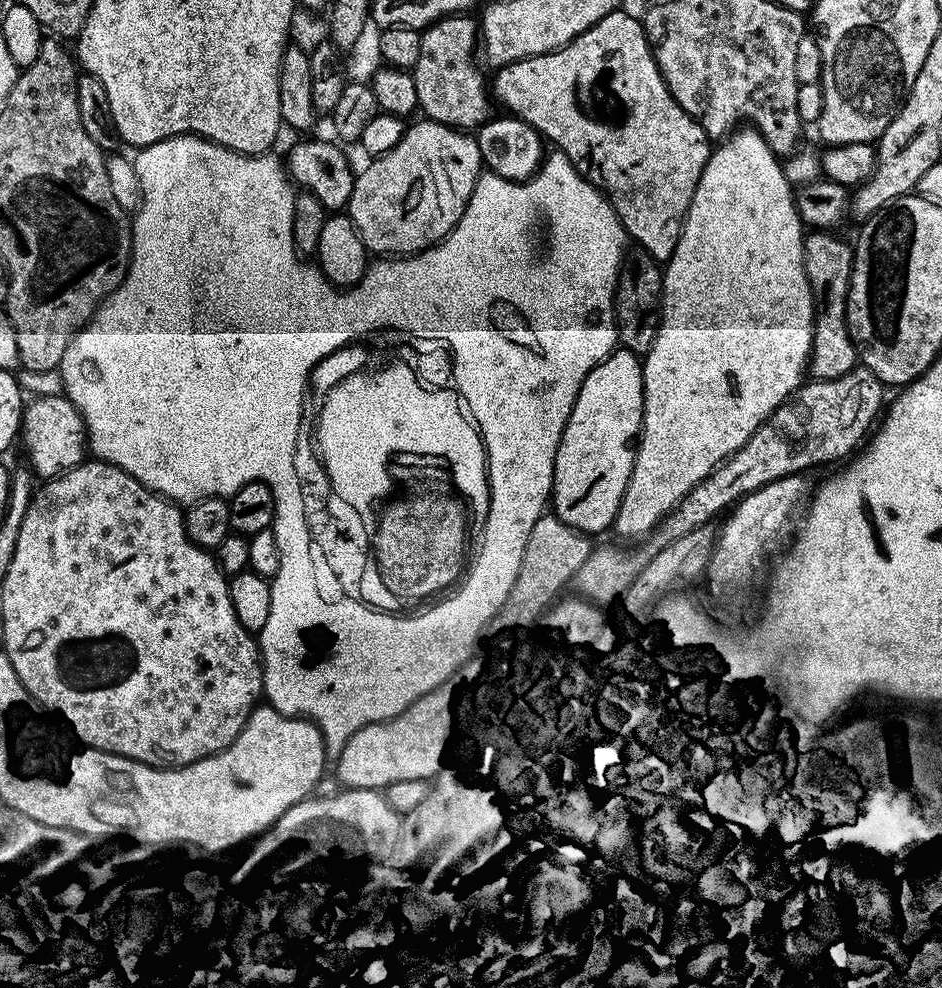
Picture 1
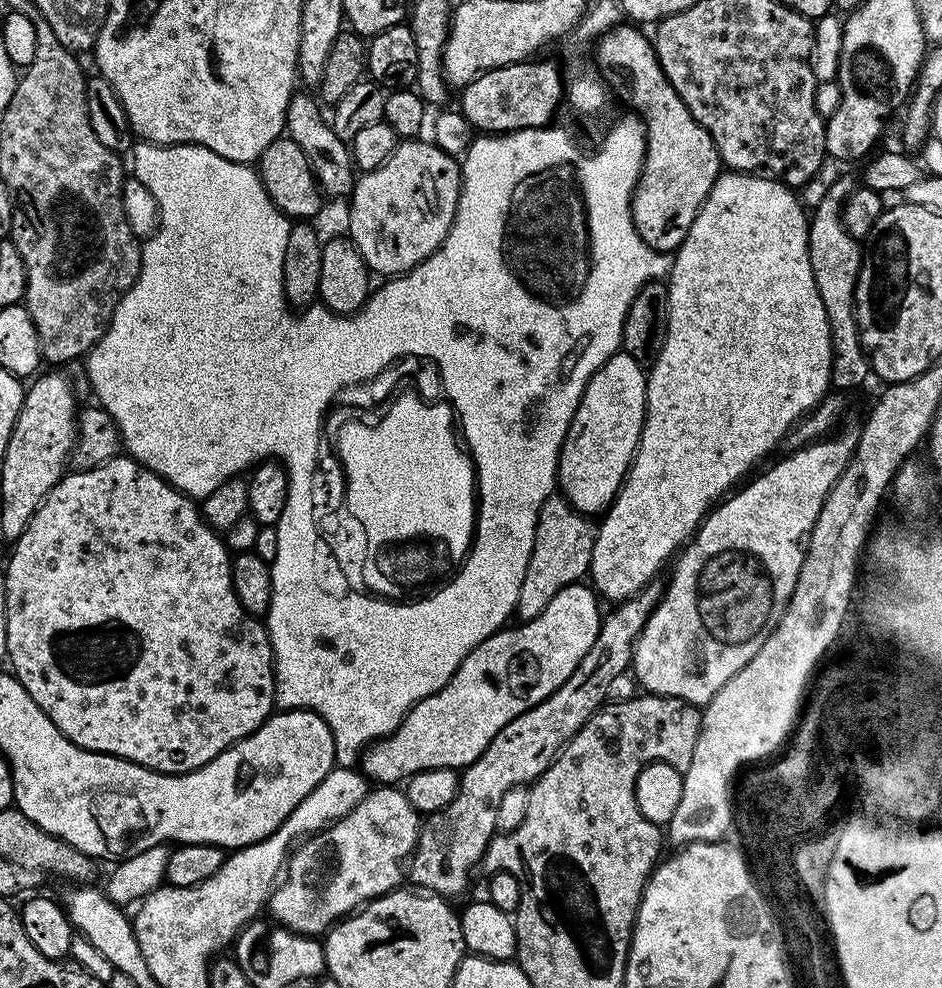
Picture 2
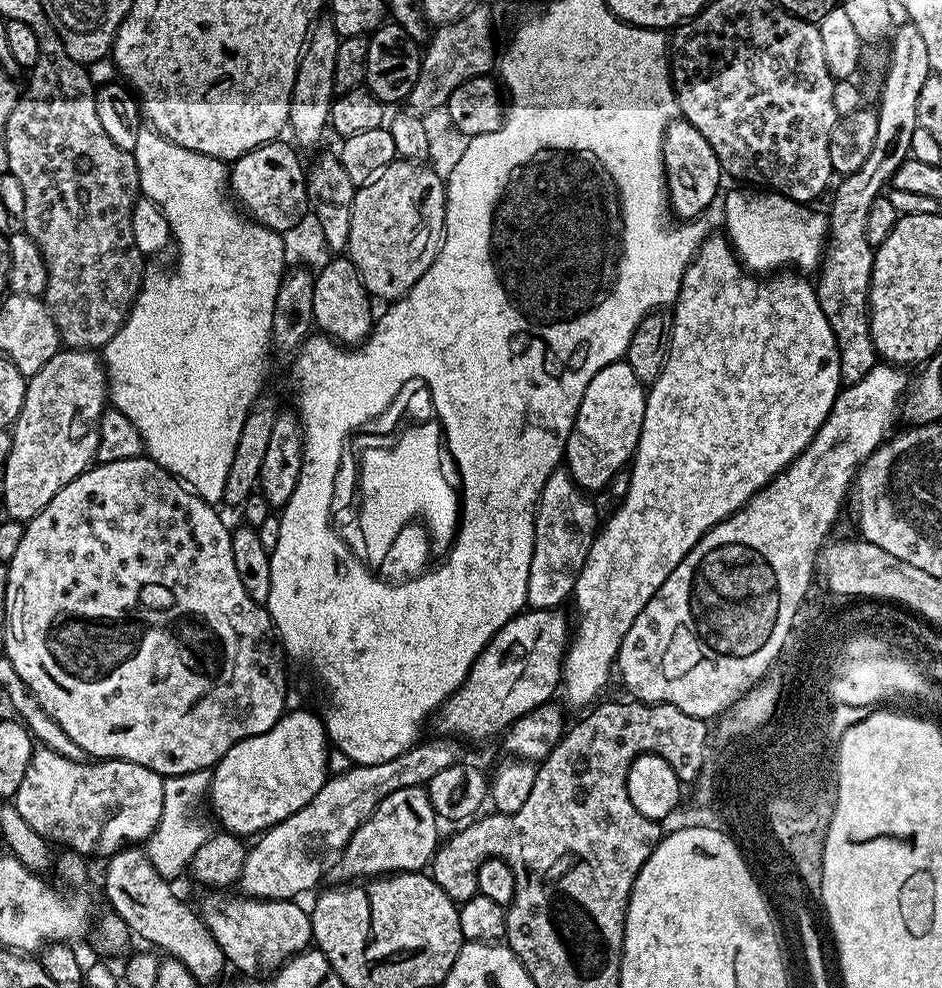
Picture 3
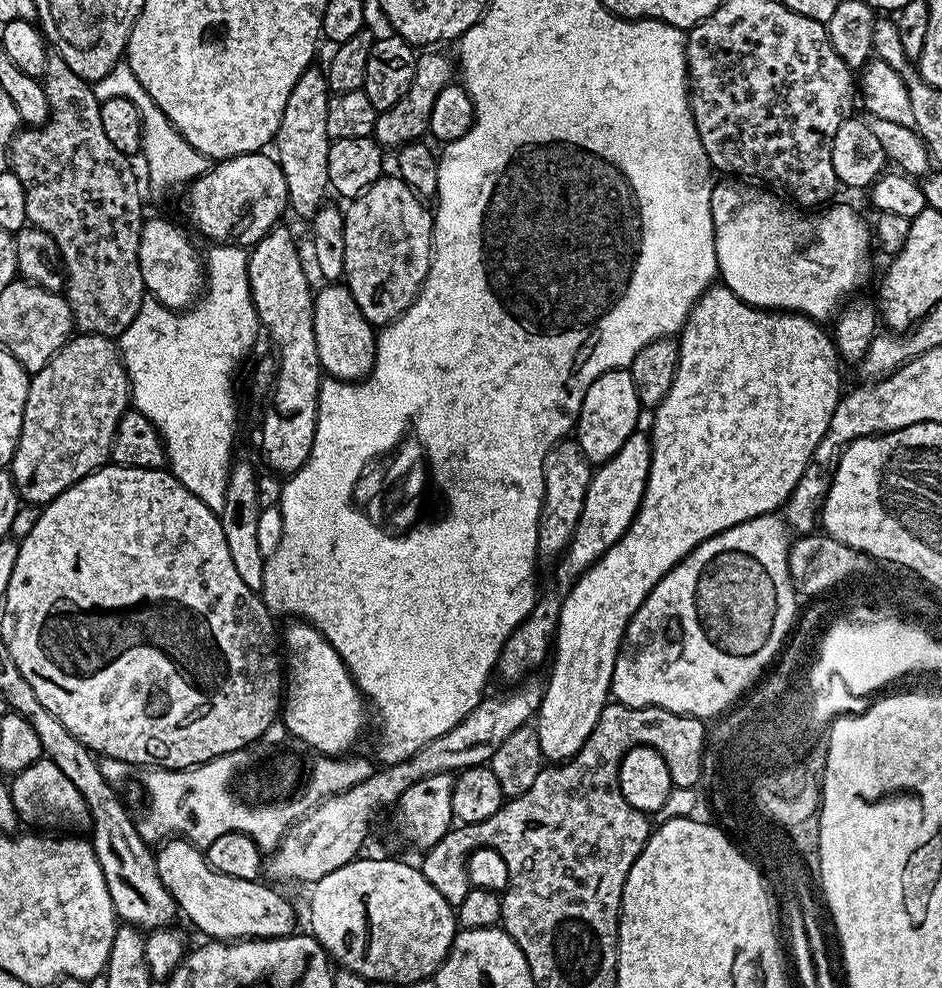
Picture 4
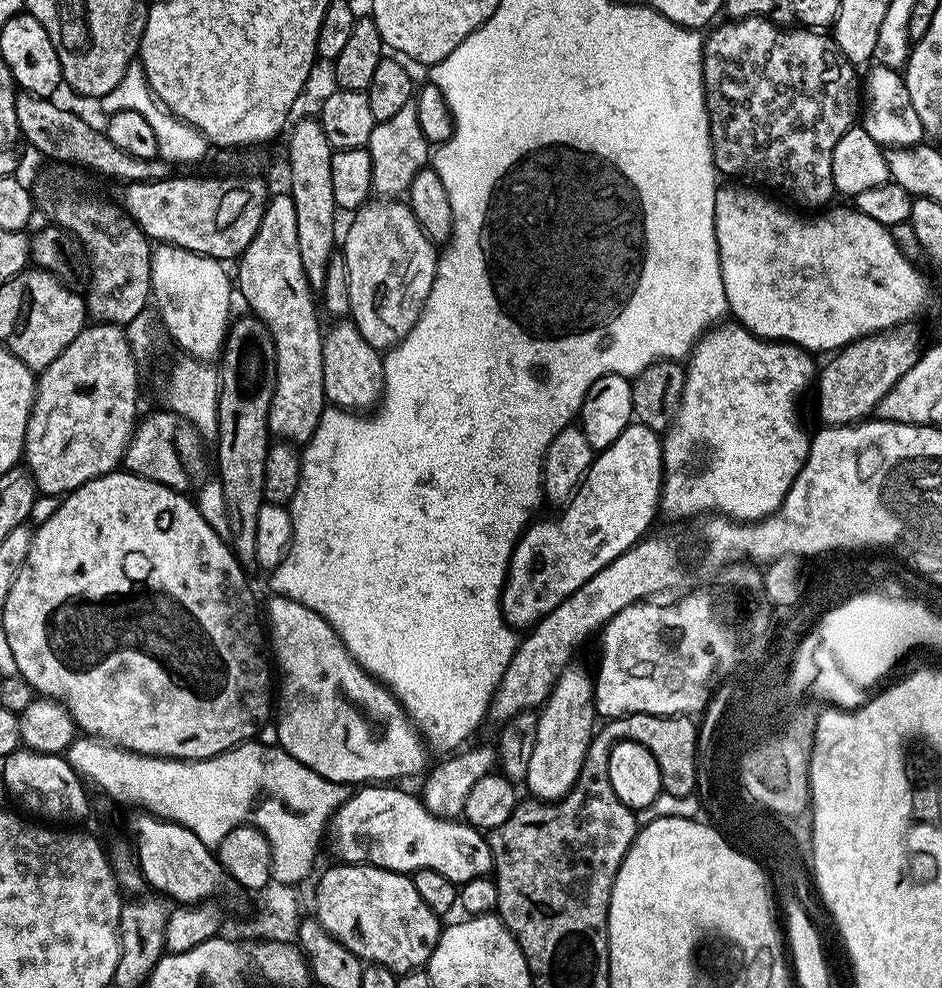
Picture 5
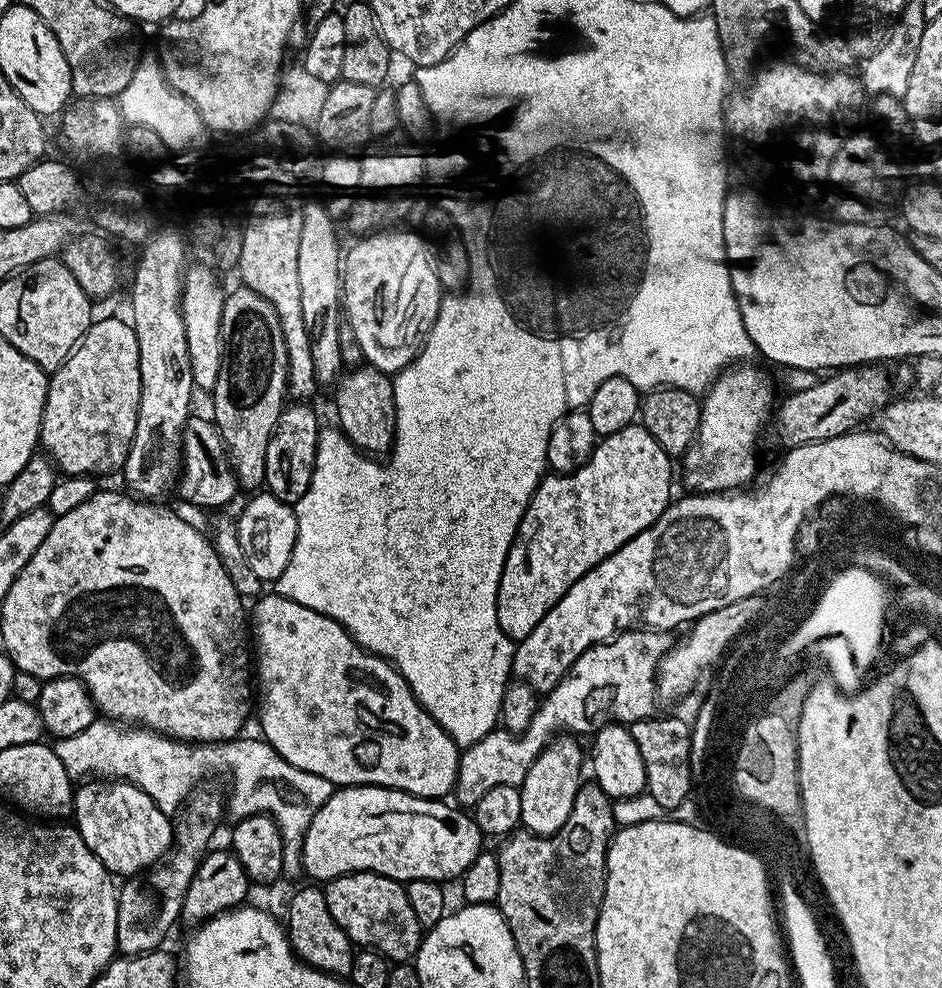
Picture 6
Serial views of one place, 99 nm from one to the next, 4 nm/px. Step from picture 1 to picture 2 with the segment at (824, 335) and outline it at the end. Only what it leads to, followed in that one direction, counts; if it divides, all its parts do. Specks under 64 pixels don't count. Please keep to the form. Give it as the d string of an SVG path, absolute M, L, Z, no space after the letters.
M836 180L828 188L828 193L821 198L816 204L816 213L811 213L808 221L808 253L810 254L810 270L814 270L814 282L818 286L818 294L822 294L822 306L826 306L826 314L828 315L828 325L830 326L830 334L832 335L832 383L831 387L836 390L844 390L840 388L856 388L859 384L864 384L870 377L870 365L868 355L864 352L864 347L860 341L860 328L856 325L856 283L860 277L860 262L862 259L862 244L861 241L855 240L848 231L844 229L844 217L842 215L842 205L848 196L851 194L854 187L853 181Z

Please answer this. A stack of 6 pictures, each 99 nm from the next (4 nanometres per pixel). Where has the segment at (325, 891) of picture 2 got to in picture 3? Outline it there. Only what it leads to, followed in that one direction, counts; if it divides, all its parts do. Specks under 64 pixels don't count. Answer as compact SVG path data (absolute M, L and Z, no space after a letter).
M410 786L394 790L378 802L378 806L354 830L350 842L342 850L340 861L331 865L330 872L337 876L337 881L352 882L357 878L375 878L398 872L418 872L427 869L436 855L436 824L438 817L432 809L427 787Z

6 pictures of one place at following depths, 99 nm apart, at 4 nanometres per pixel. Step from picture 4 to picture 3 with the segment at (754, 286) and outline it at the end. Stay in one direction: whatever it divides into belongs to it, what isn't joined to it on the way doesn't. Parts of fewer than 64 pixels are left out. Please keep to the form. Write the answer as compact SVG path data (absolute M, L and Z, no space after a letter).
M744 190L748 192L732 192L724 200L724 224L728 229L726 229L726 235L740 261L745 268L751 270L756 274L772 274L777 270L783 269L785 266L795 266L800 270L808 270L804 268L812 268L812 270L819 269L825 255L826 255L826 241L830 236L830 220L827 215L824 216L820 212L815 212L815 207L805 206L803 204L797 204L795 200L788 199L787 196L783 196L780 192L774 192L771 190Z

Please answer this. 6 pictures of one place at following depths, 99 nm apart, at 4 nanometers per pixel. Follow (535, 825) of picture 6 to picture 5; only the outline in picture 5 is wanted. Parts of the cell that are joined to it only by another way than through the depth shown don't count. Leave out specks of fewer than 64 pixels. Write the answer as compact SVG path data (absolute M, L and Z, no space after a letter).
M569 666L565 668L556 685L552 687L552 692L548 695L548 701L538 712L538 738L534 742L534 754L530 754L530 770L528 771L526 787L532 791L529 793L541 802L560 800L574 786L574 782L582 770L582 762L588 753L588 746L592 741L594 729L598 724L593 673L591 671L587 672L584 668L576 667Z

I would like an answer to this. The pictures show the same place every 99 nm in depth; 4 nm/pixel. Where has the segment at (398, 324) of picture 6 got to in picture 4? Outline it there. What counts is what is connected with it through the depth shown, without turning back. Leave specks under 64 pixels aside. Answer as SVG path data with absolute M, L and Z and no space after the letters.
M385 174L373 182L359 198L347 205L344 215L346 242L345 268L343 277L346 287L352 292L354 302L373 326L390 324L416 301L424 286L424 280L432 265L432 237L434 216L424 204L419 192L409 186L396 174Z

